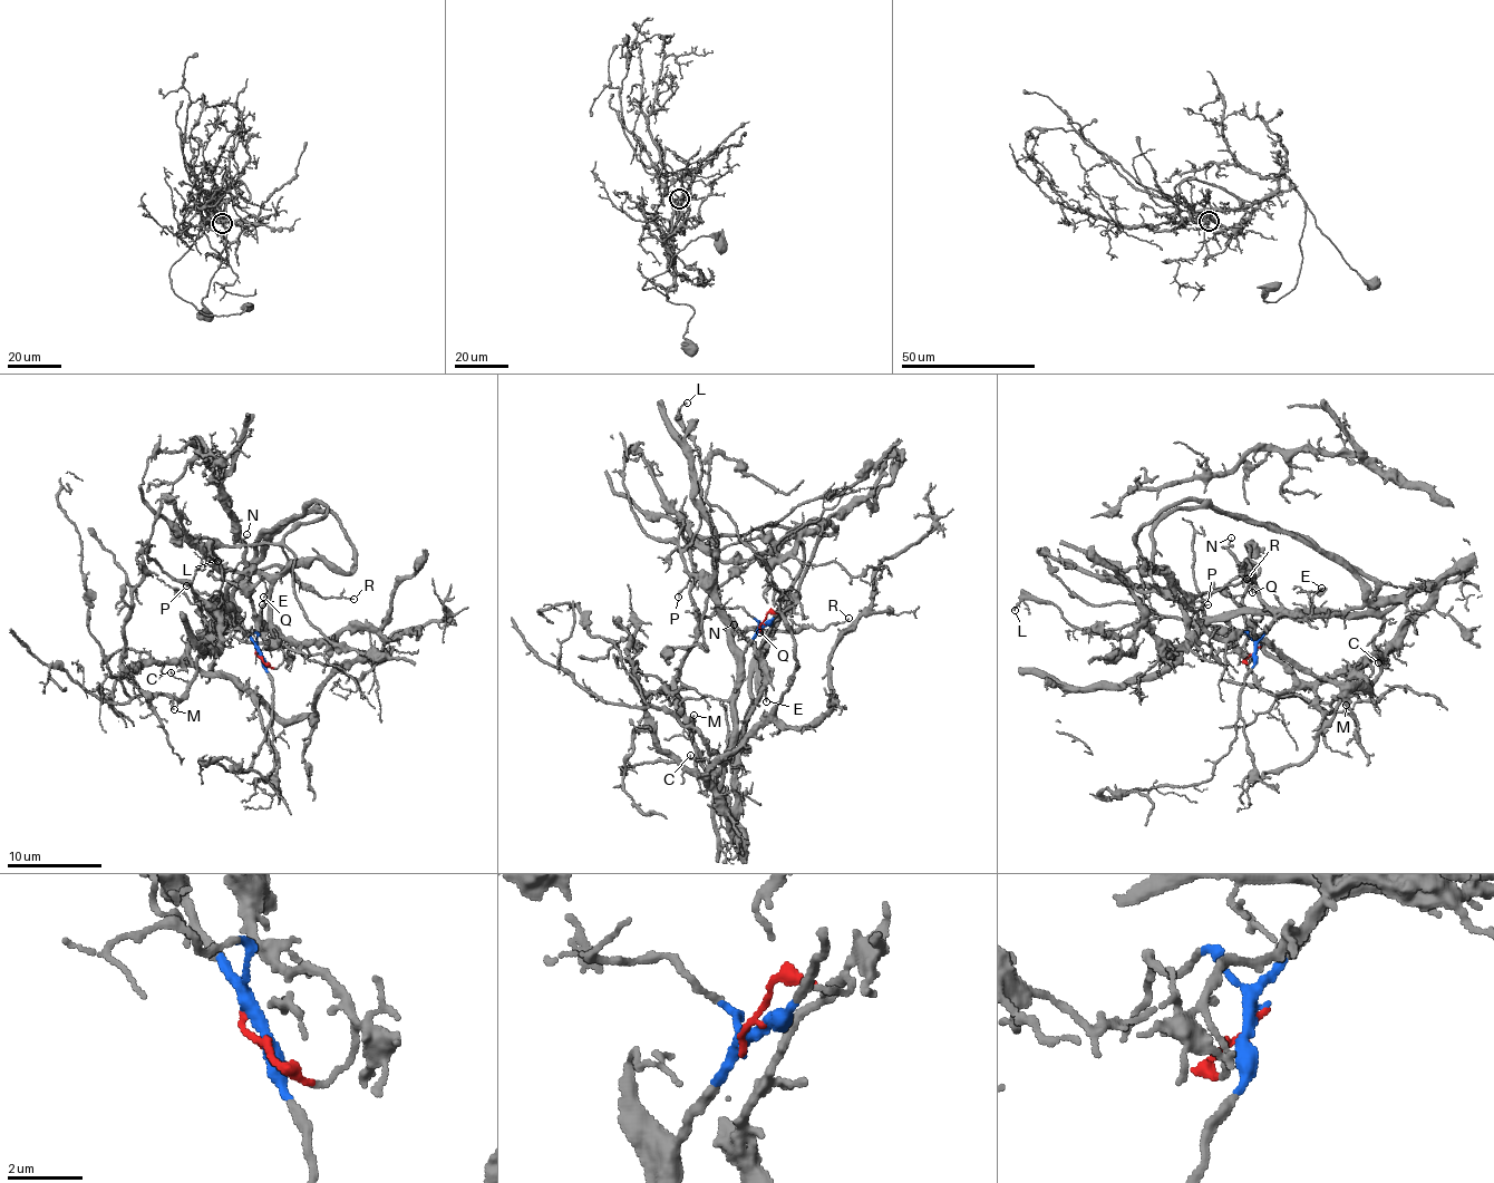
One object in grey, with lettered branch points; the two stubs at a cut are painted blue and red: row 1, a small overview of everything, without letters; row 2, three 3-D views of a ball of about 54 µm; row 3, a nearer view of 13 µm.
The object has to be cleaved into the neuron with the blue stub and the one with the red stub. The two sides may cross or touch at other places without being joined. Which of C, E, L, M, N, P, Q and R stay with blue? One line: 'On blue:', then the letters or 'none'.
On blue: C, L, M, P

